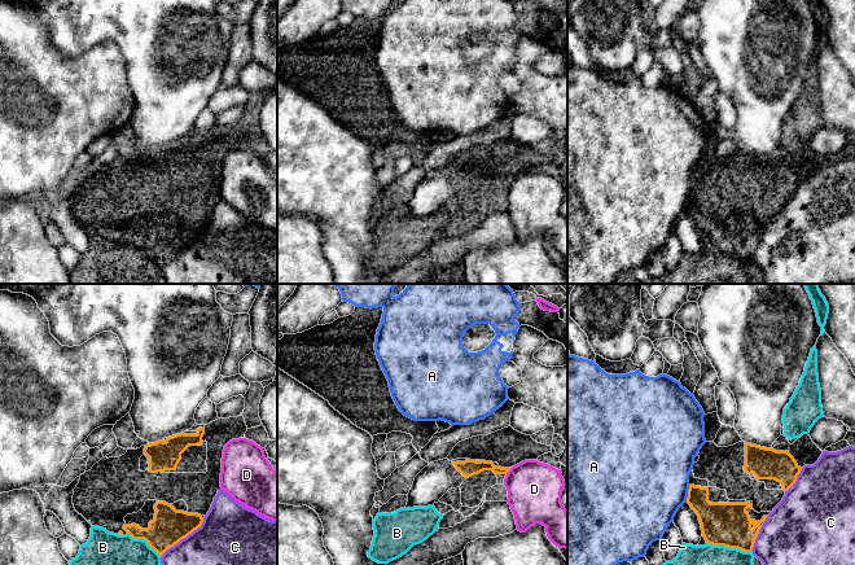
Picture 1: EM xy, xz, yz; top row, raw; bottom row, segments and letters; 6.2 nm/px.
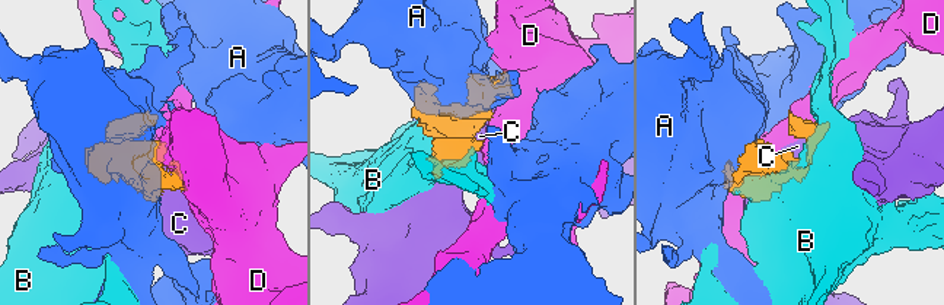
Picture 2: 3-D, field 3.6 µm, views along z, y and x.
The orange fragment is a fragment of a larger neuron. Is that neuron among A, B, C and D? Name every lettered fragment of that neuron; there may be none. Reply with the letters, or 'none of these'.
none of these

